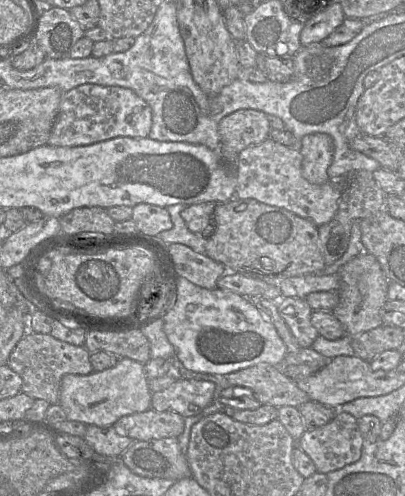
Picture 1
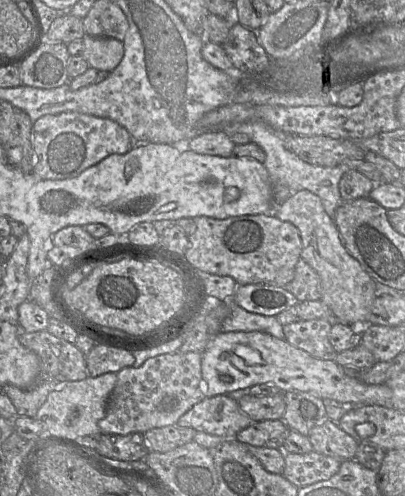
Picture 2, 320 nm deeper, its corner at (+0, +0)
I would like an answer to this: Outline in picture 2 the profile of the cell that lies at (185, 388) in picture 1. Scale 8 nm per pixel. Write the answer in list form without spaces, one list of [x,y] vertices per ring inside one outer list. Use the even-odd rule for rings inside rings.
[[[226,394],[206,397],[196,403],[177,421],[177,425],[191,427],[224,438],[235,438],[237,433],[254,421],[239,407],[238,401]]]

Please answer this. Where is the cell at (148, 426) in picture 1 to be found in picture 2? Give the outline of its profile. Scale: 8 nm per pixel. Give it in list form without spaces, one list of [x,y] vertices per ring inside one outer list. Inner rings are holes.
[[[174,424],[152,428],[143,433],[143,436],[149,452],[165,453],[193,441],[196,433],[191,427]]]

